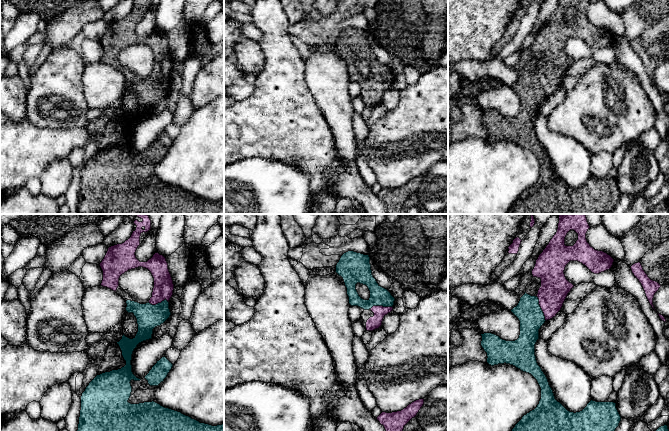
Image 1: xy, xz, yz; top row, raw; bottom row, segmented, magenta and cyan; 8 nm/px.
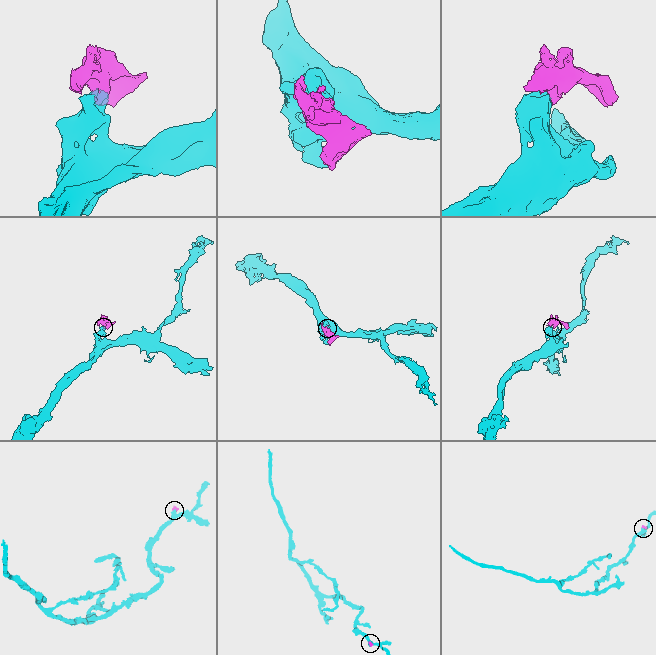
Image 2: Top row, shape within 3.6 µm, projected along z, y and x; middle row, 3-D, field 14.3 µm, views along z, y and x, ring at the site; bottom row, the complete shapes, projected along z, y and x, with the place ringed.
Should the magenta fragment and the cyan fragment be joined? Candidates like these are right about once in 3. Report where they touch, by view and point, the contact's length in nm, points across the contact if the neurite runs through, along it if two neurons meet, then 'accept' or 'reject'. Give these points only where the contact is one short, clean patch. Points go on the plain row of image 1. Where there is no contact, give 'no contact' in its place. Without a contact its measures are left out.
yz (541, 84) | 220 nm | across yz (554, 65), (550, 75), (541, 84), (528, 87) | accept

